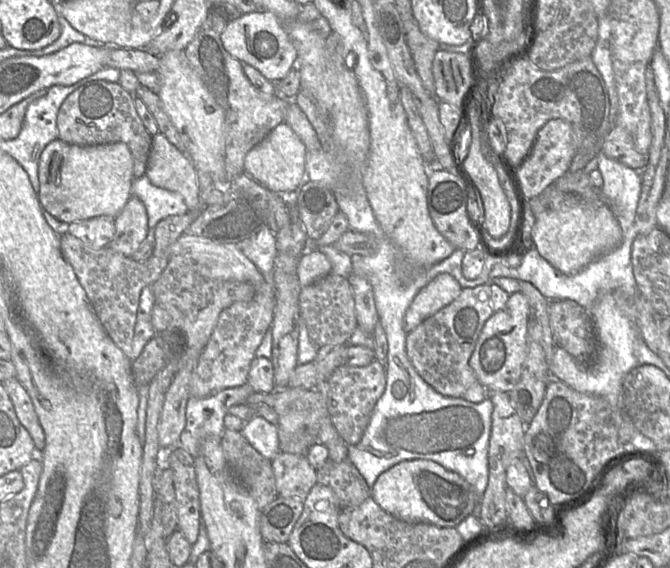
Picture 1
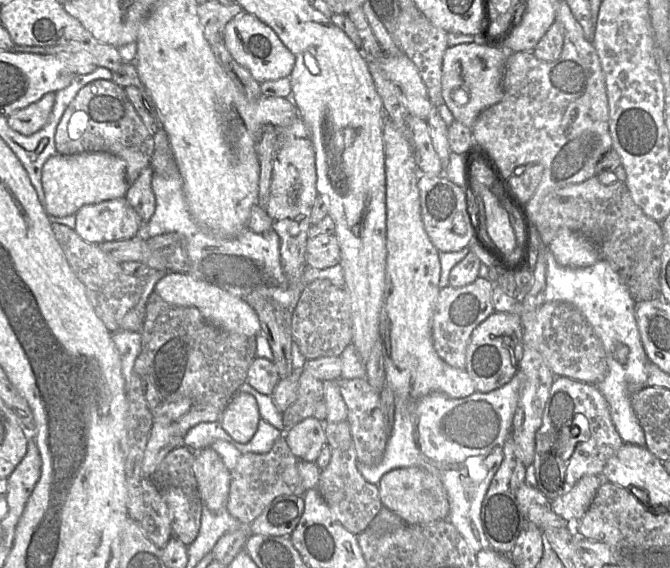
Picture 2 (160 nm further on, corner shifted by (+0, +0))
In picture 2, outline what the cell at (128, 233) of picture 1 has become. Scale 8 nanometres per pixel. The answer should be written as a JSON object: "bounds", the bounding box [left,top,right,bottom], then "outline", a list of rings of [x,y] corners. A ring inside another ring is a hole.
{"bounds":[125,166,156,223],"outline":[[[147,166],[139,175],[138,179],[128,187],[125,199],[139,214],[142,223],[149,222],[155,212],[156,199],[152,190],[154,171]]]}

